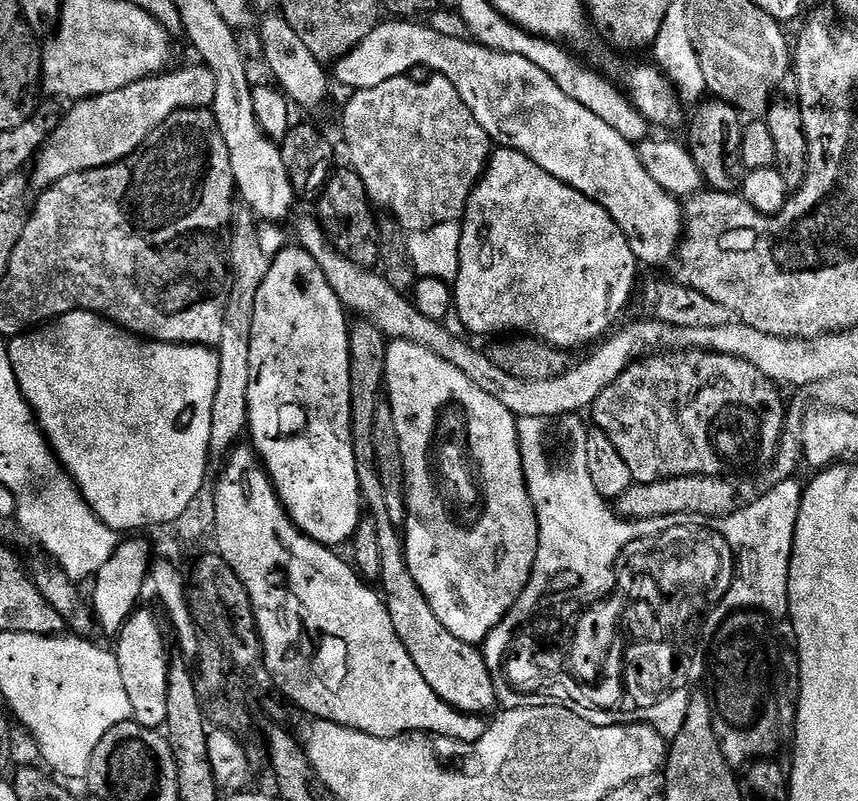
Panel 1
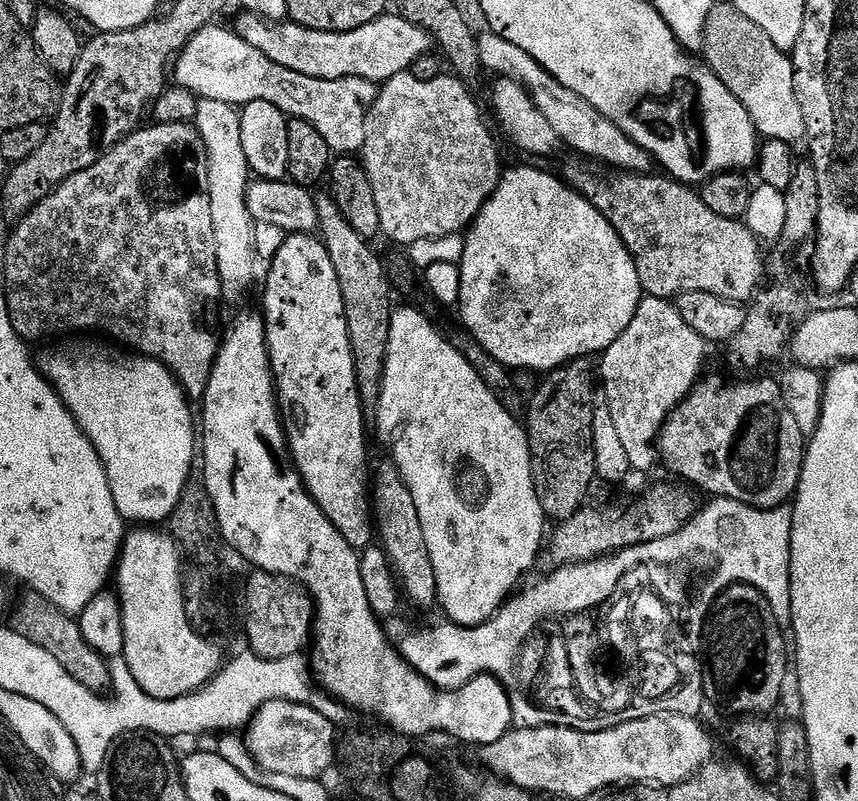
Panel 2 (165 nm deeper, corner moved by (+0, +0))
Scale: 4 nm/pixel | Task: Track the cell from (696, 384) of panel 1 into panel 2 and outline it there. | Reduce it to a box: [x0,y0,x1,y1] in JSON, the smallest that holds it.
[654,376,806,509]

